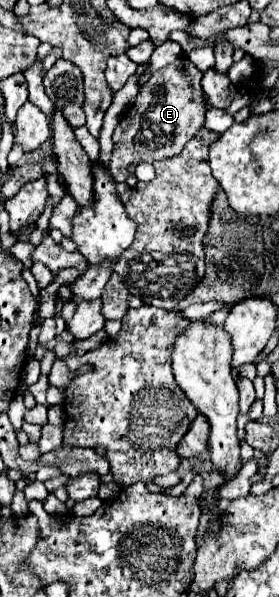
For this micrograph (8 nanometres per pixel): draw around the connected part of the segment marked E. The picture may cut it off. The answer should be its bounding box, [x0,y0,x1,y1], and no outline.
[110,57,206,183]

